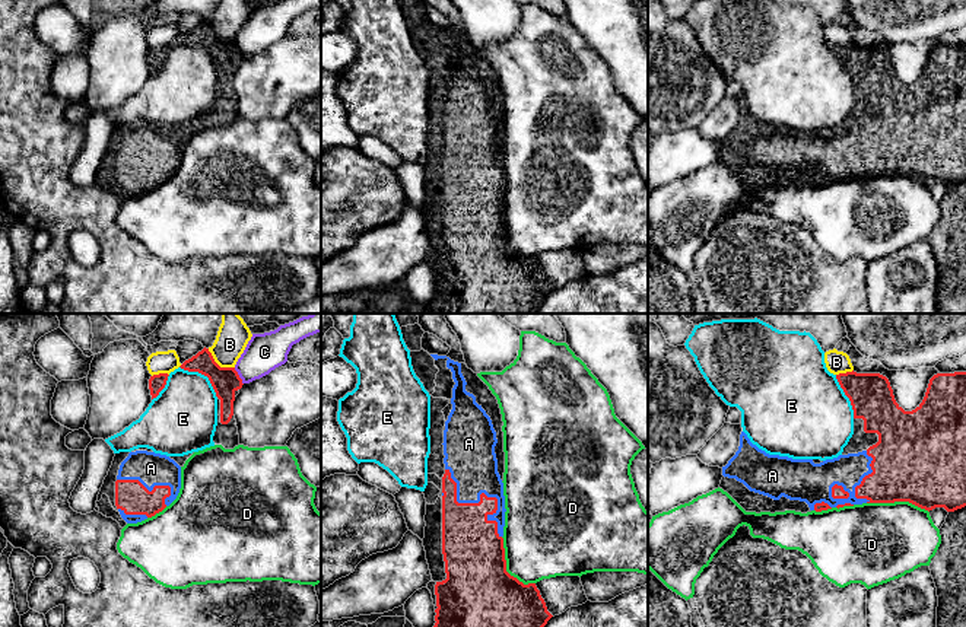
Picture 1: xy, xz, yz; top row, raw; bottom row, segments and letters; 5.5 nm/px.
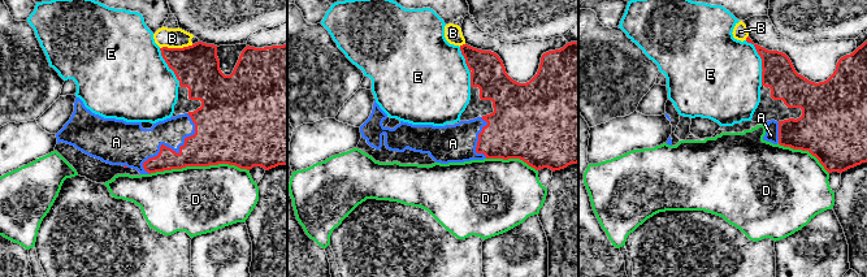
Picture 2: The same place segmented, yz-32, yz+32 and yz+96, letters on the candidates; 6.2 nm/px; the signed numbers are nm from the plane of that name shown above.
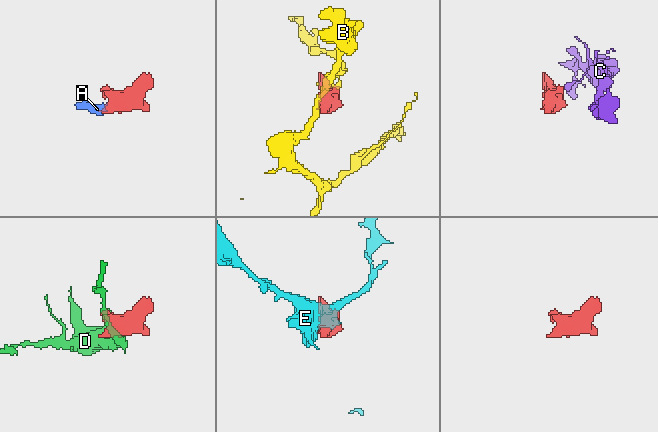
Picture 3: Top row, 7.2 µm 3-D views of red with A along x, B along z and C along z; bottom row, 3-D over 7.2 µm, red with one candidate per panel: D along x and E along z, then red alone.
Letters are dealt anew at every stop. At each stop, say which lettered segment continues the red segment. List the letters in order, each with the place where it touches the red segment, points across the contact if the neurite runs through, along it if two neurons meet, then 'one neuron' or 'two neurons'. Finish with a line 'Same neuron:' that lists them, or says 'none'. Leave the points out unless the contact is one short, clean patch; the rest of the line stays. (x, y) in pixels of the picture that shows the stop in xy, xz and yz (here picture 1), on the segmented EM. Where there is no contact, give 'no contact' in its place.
A: xz (480, 495) | one neuron
B: xy (218, 365) | two neurons
C: xy (238, 376) | along xy (234, 368), (242, 384) | two neurons
D: xz (505, 567) | two neurons
E: xy (203, 374) | along xy (180, 366), (203, 374), (218, 397) | two neurons
Same neuron: A

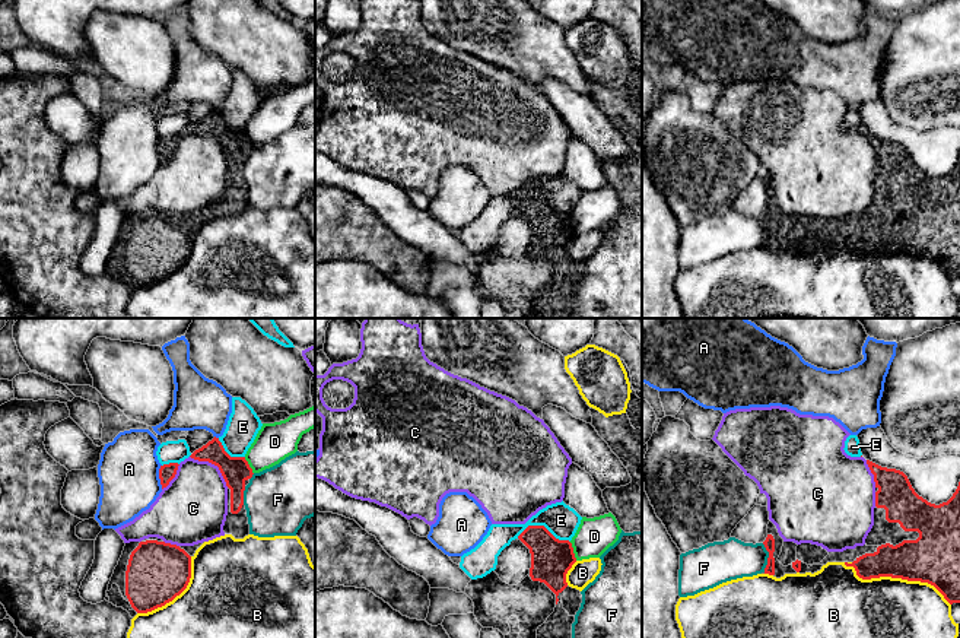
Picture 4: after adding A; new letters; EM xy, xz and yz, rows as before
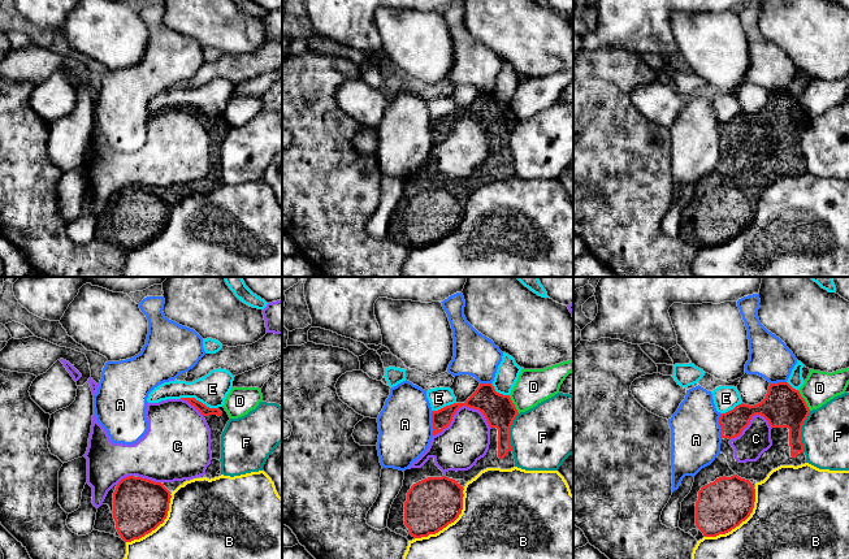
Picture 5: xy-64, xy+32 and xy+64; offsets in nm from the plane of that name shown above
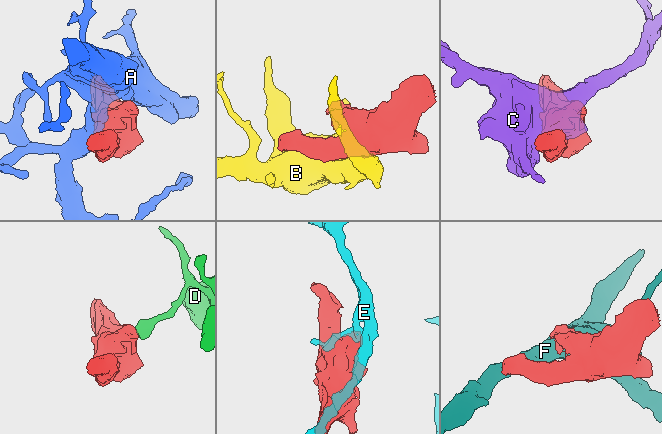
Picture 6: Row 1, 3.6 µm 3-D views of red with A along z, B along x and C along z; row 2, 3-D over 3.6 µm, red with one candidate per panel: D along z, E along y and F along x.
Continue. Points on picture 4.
A: xy (159, 476) | two neurons
B: yz (896, 577) | two neurons
C: xy (213, 463) | two neurons
D: xz (572, 551) | along xz (569, 542), (577, 559) | two neurons
E: xz (543, 526) | two neurons
F: yz (768, 558) | two neurons
Same neuron: none

